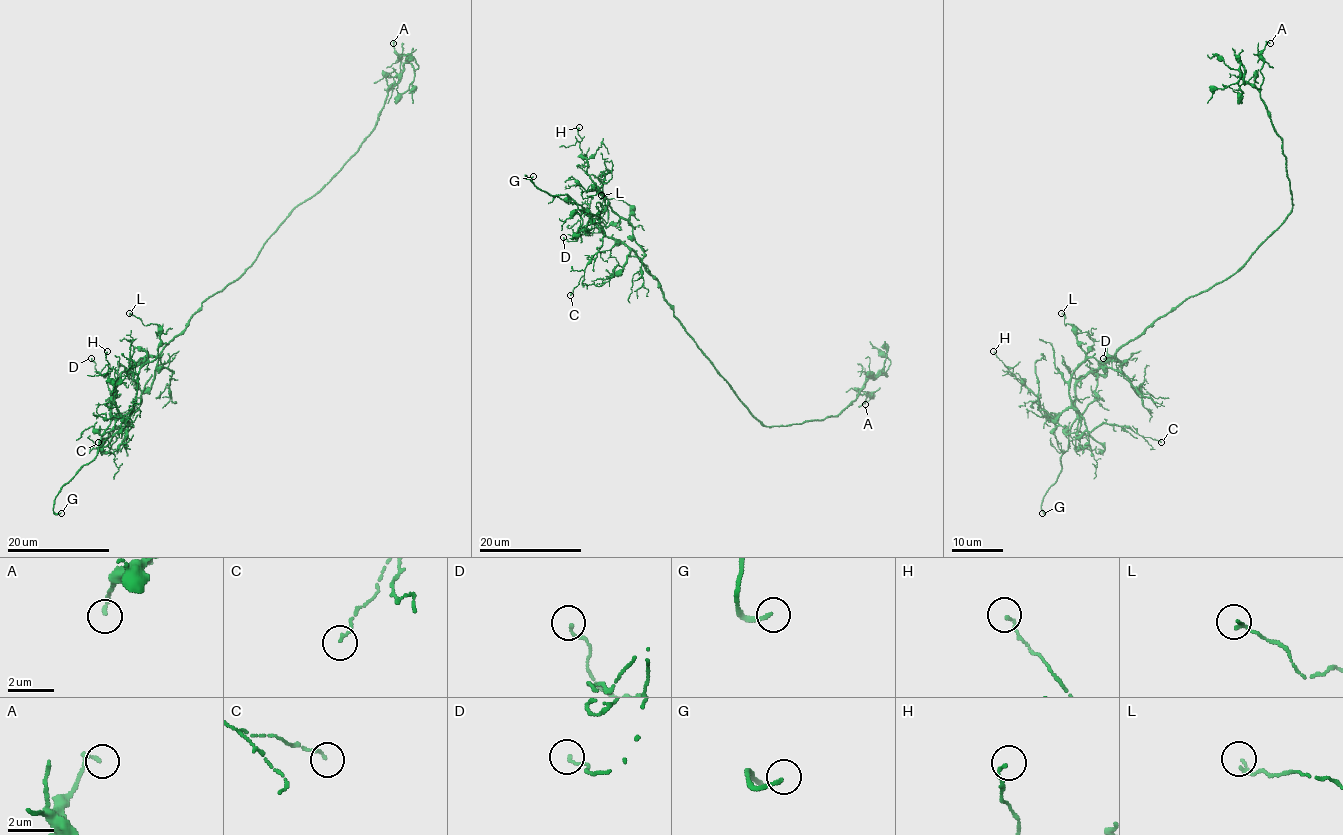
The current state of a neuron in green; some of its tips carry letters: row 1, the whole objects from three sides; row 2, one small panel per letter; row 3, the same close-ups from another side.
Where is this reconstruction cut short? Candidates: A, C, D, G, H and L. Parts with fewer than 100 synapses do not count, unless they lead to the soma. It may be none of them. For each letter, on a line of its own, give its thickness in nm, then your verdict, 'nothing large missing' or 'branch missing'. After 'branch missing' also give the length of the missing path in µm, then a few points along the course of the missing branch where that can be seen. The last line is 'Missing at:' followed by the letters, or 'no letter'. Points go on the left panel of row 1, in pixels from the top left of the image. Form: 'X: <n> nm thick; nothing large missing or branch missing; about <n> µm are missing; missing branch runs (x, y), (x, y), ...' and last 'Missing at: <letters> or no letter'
A: 190 nm thick; nothing large missing
C: 120 nm thick; nothing large missing
D: 110 nm thick; nothing large missing
G: 160 nm thick; branch missing; about 30 µm are missing; missing branch runs (61, 513), (79, 499), (110, 441), (124, 426)
H: 110 nm thick; nothing large missing
L: 150 nm thick; nothing large missing
Missing at: G

